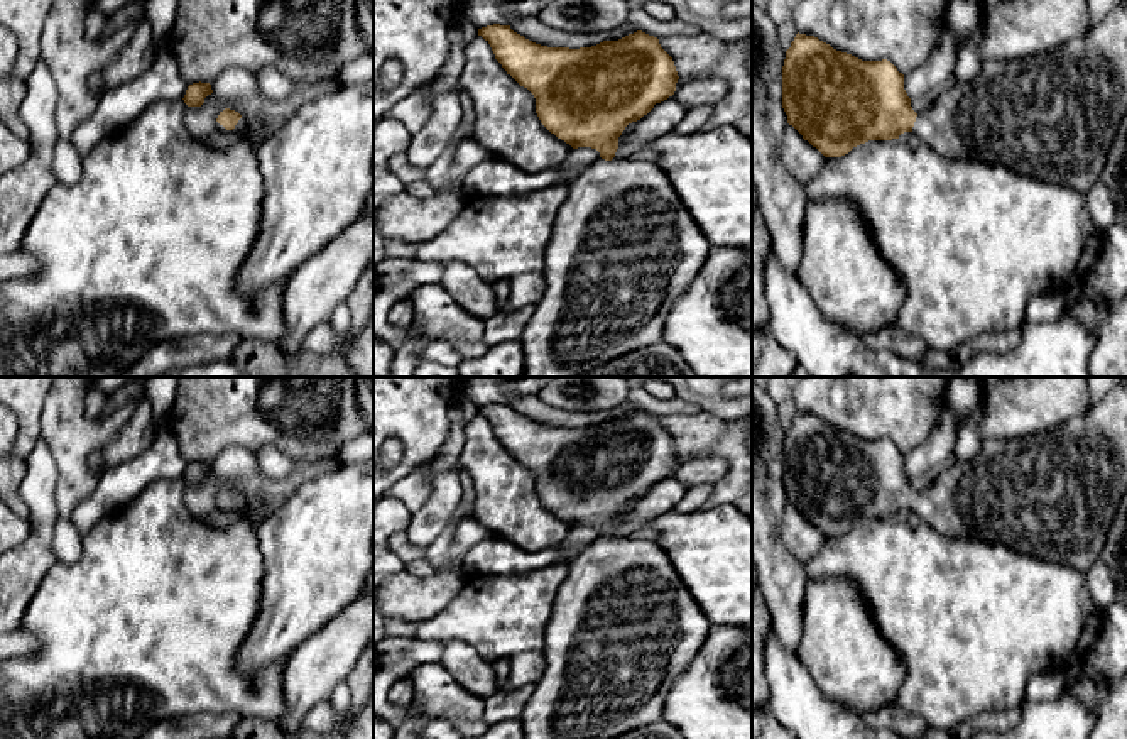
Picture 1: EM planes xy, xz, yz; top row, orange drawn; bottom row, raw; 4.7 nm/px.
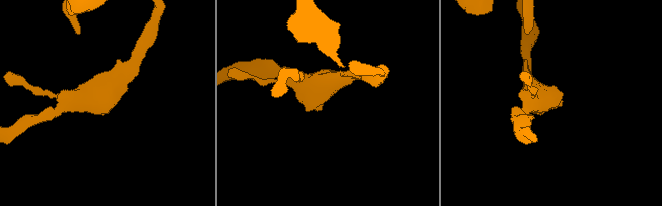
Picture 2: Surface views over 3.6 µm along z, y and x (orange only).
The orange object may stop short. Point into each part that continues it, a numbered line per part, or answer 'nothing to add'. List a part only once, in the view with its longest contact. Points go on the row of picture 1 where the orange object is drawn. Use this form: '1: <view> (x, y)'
1: xy (249, 132)

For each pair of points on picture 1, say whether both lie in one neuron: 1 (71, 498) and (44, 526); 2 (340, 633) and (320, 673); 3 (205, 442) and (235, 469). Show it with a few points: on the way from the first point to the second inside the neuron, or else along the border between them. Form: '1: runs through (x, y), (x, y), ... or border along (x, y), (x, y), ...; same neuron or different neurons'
1: border along (58, 472), (56, 509), (59, 516); different neurons
2: runs through (340, 643), (320, 663); same neuron
3: border along (254, 452), (244, 447), (227, 447), (208, 460); different neurons

